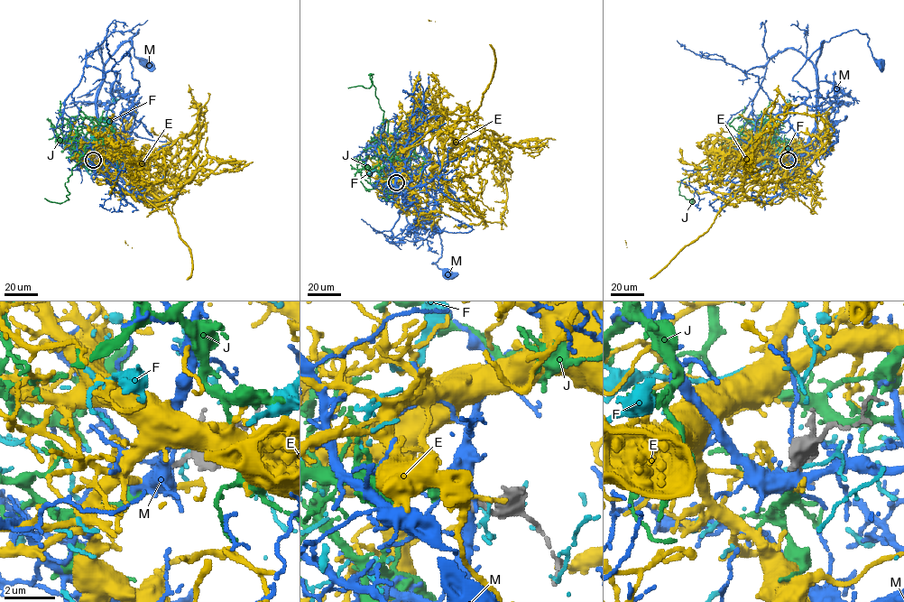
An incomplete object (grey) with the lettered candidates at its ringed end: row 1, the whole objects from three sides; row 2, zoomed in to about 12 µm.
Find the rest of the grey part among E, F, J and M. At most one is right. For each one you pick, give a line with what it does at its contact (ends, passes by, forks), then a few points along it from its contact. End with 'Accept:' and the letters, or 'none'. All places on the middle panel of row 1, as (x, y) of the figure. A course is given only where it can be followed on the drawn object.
J: it ends; course (396, 182), (382, 180), (378, 148), (410, 149), (417, 135), (409, 163), (373, 168), (368, 164)
Accept: J

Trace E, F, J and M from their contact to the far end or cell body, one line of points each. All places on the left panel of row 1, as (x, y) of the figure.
E: (93, 160), (145, 162), (145, 197), (174, 219), (189, 247), (191, 274), (187, 279), (124, 240)
F: (95, 158), (95, 135), (112, 129), (103, 122), (107, 124), (109, 103), (122, 90)
J: (93, 160), (87, 162), (74, 152), (106, 145), (114, 130), (106, 119), (64, 119), (59, 105), (64, 99)
M: (94, 159), (102, 147), (96, 97), (104, 63), (139, 29), (128, 39), (134, 55), (144, 62)

